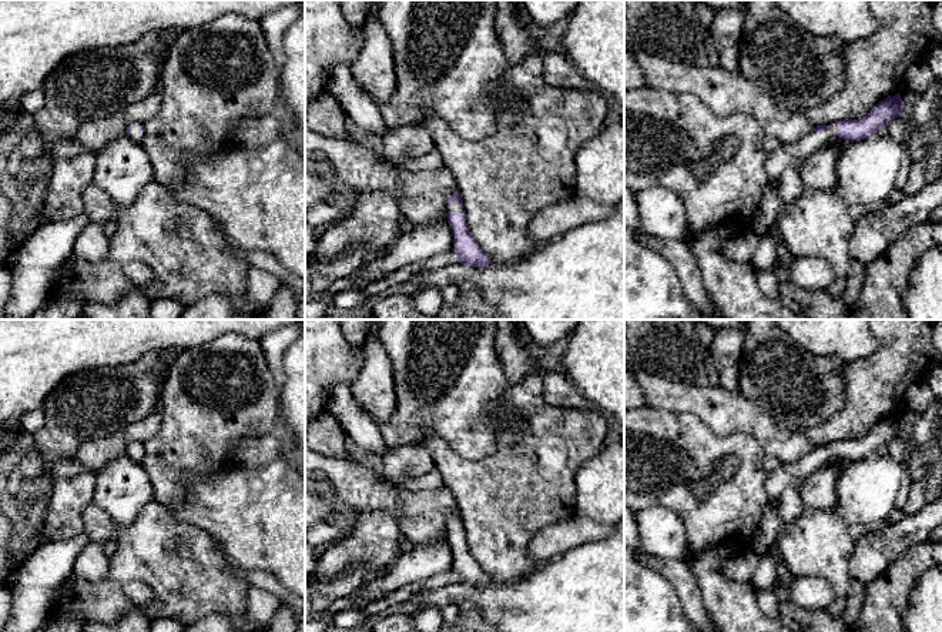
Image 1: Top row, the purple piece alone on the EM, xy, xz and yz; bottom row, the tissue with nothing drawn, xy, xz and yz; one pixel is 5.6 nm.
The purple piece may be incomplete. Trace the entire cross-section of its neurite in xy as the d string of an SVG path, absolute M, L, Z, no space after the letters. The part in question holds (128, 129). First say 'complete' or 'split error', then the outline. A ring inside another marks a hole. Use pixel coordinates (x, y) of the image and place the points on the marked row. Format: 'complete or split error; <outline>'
split error; M138 121L131 123L127 127L125 134L130 136L135 143L141 144L145 137L144 124Z

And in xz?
split error; M462 194L447 198L447 223L453 234L453 251L460 257L460 264L480 268L492 264L467 230Z

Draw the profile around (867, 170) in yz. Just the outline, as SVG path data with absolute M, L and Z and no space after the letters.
M888 134L845 146L837 163L837 191L847 205L879 208L896 188L904 151Z

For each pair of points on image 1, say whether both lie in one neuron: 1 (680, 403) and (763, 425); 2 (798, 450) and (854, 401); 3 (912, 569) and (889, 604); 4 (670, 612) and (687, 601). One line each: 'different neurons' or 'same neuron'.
1: same neuron
2: different neurons
3: same neuron
4: different neurons

